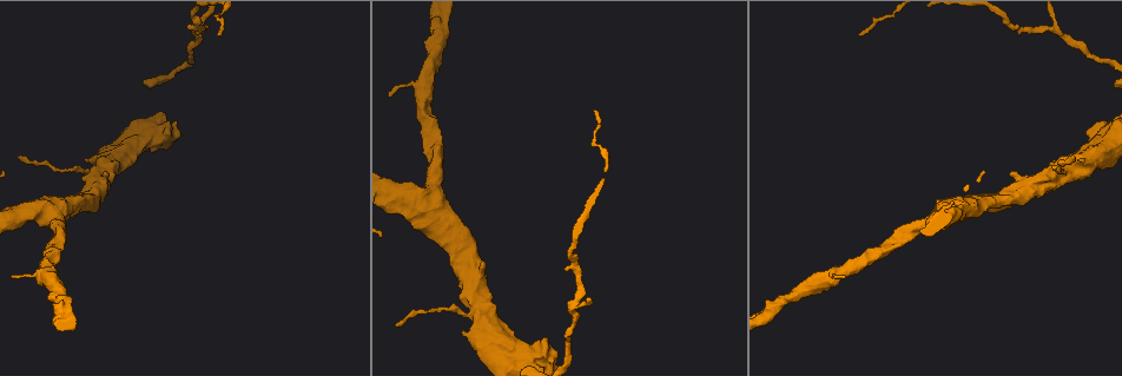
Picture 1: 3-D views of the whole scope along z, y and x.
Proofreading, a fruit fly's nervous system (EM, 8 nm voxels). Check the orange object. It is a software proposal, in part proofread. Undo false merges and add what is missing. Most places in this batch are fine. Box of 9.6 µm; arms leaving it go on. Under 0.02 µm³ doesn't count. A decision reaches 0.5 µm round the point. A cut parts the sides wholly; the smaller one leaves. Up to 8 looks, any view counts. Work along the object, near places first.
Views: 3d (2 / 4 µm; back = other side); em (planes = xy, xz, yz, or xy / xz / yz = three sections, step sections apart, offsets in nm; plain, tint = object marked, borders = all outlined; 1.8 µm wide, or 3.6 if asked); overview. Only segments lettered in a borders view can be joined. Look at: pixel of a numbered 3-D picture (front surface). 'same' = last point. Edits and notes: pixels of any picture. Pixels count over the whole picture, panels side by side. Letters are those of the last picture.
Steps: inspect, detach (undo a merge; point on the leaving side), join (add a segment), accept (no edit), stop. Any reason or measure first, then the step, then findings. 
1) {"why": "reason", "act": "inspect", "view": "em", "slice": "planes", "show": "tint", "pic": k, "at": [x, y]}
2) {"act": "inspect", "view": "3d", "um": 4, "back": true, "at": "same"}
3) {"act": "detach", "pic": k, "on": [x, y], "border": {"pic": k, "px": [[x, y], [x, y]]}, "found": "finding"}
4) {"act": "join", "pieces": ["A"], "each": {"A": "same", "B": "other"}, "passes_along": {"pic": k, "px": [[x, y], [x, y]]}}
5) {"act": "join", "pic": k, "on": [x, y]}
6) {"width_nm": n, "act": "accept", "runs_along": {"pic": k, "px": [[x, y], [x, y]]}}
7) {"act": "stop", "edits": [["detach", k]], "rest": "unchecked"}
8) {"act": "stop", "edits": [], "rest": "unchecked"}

{"why": "tapers out", "act": "inspect", "view": "3d", "um": 4, "pic": 1, "at": [396, 325]}

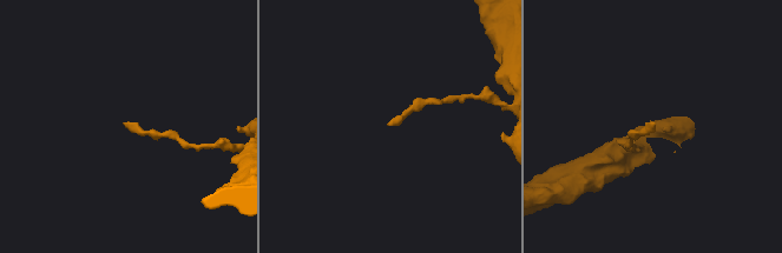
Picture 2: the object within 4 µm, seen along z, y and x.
{"why": "shape alone is not enough", "act": "inspect", "view": "em", "slice": "xy", "step": 16, "show": "borders", "pic": 2, "at": [124, 125]}

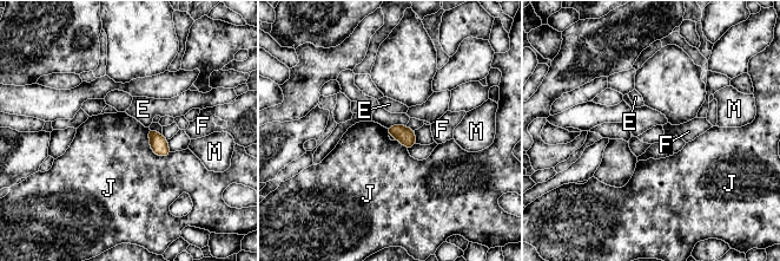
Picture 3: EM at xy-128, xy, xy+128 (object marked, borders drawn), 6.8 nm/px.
{"longest_contact_nm": ["J", 240], "act": "accept", "each": {"E": "other", "F": "other", "J": "other", "M": "other"}, "border": {"pic": 3, "px": [[147, 128], [151, 149], [167, 156]]}, "found": "none of them fits"}

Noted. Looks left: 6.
{"why": "thin end", "act": "inspect", "view": "3d", "um": 2, "pic": 1, "at": [389, 96]}

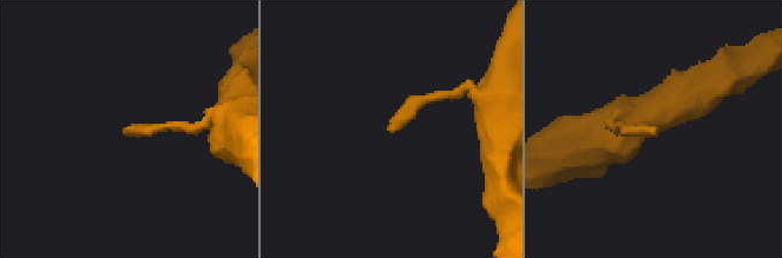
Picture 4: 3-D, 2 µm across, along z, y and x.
{"act": "inspect", "view": "em", "slice": "xz", "step": 16, "show": "tint", "pic": 4, "at": [657, 129]}

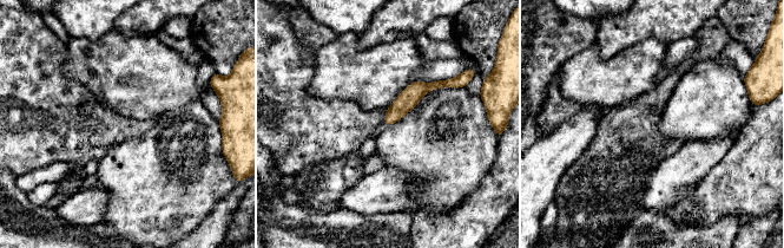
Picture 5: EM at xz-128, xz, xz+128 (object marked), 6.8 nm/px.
{"act": "inspect", "view": "em", "slice": "planes", "show": "borders", "at": "same"}

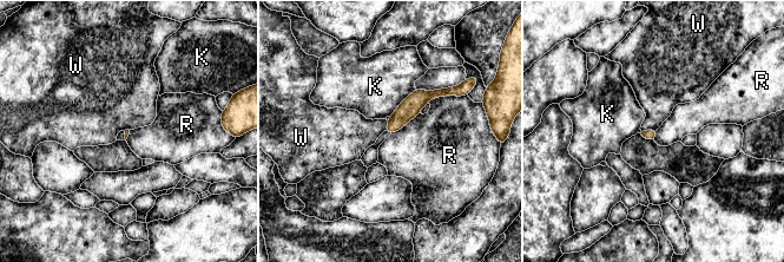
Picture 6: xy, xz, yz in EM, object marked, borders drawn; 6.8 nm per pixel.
{"act": "accept", "each": {"K": "other", "R": "other", "W": "other"}, "border": {"pic": 6, "px": [[463, 95], [436, 96], [426, 103]]}, "found": "no lettered segment goes on from it"}

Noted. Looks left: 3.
{"why": "three-way junction", "act": "inspect", "view": "3d", "um": 2, "pic": 1, "at": [1043, 26]}

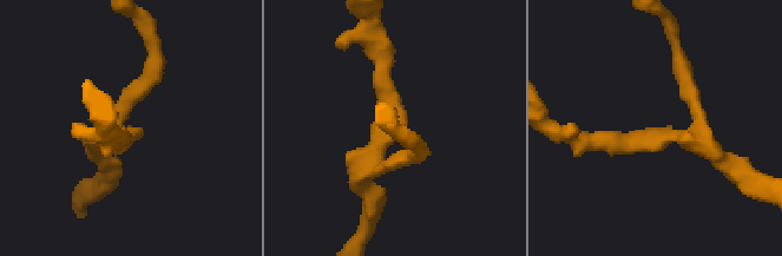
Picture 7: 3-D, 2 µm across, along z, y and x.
{"arms": 3, "act": "inspect", "view": "em", "slice": "planes", "show": "borders", "pic": 7, "at": [657, 137]}

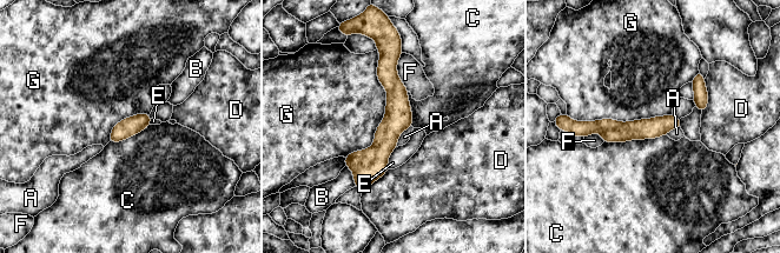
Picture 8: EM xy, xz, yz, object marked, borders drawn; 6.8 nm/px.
{"act": "accept", "each": {"A": "other", "B": "other", "C": "other", "D": "other", "E": "other", "F": "other", "G": "other"}, "border": {"pic": 8, "px": [[411, 126], [401, 133], [395, 146]]}, "found": "all the same neuron"}

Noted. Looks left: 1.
{"act": "stop", "edits": [], "rest": "unchecked"}

